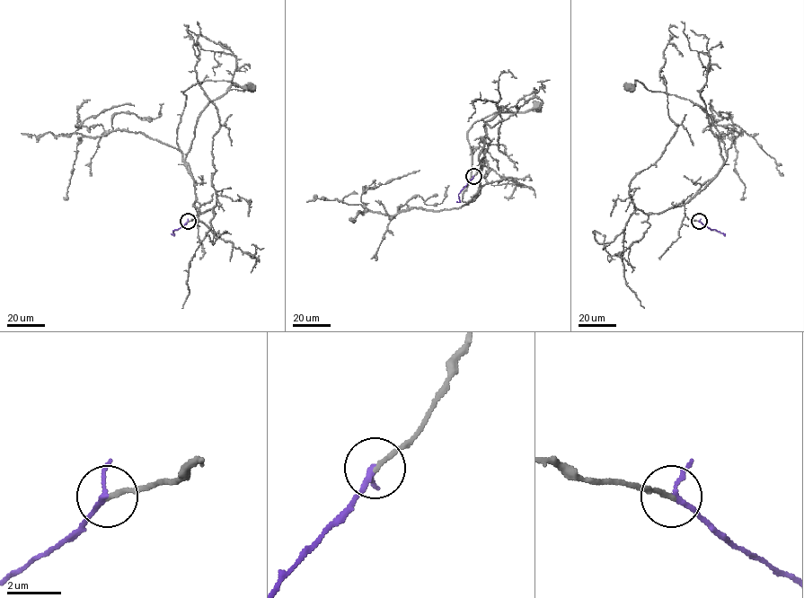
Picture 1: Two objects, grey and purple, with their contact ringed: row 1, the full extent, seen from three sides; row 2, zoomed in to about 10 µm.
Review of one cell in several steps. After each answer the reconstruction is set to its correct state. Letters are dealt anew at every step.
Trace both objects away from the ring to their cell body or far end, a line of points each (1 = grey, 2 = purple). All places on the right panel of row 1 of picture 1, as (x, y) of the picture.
1: (699, 221), (686, 217), (684, 205), (727, 158), (712, 118), (688, 100), (649, 90), (636, 80), (628, 85)
2: (699, 221), (724, 234)

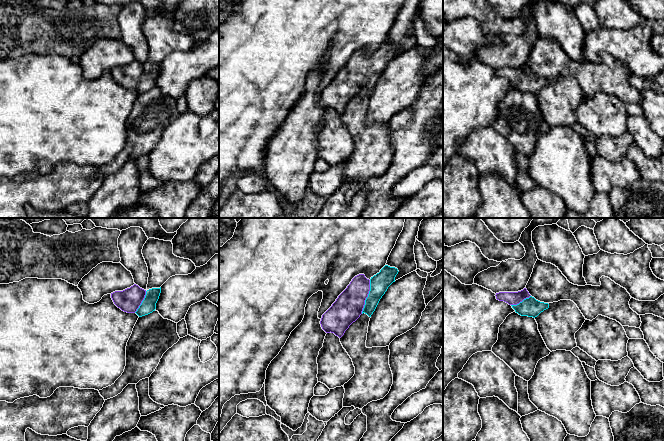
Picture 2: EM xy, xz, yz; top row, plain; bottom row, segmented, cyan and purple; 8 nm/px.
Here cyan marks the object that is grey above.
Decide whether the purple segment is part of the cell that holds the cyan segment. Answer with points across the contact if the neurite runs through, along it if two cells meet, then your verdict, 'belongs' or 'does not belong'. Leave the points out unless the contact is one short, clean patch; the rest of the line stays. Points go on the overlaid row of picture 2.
across xz (379, 283), (367, 297), (357, 298), (348, 307) | belongs

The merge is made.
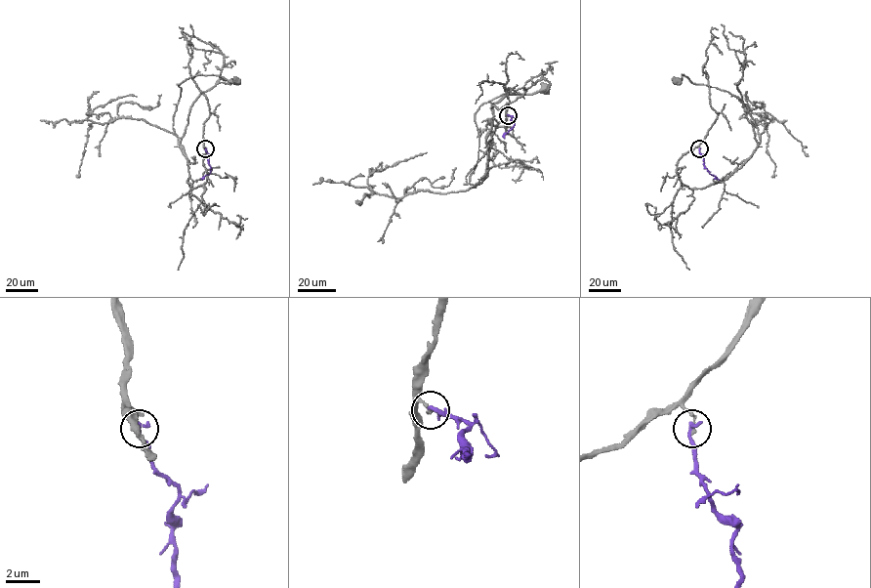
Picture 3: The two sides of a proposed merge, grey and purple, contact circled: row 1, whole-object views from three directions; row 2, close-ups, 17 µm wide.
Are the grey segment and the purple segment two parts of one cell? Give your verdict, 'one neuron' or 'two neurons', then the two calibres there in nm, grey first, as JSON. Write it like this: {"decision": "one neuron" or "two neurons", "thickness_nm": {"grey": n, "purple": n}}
{"decision": "two neurons", "thickness_nm": {"grey": 150, "purple": 280}}

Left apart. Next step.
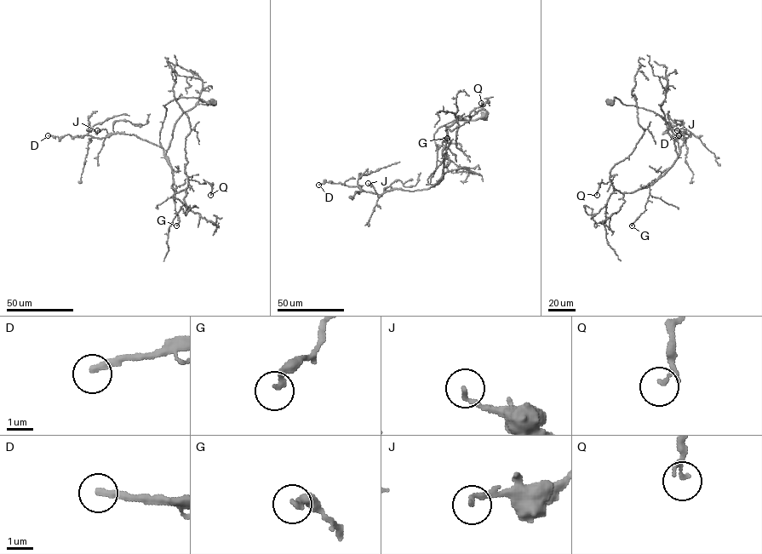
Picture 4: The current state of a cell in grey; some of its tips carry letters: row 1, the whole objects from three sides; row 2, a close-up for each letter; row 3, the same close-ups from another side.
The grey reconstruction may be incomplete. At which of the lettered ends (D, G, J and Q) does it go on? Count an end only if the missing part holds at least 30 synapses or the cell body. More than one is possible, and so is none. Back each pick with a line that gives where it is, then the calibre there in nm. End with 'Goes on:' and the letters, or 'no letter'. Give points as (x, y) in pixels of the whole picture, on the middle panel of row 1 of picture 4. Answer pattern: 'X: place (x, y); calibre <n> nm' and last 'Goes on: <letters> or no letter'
D: place (318, 185); calibre 240 nm
Goes on: D

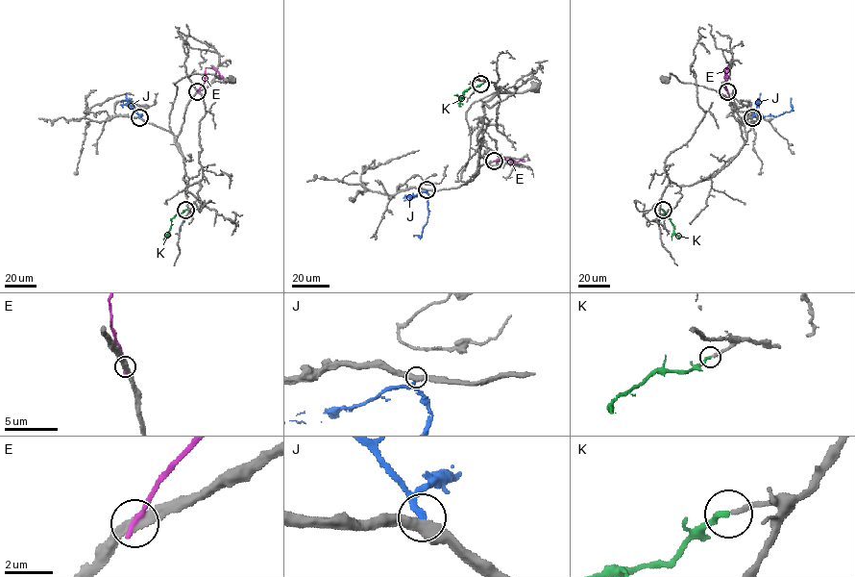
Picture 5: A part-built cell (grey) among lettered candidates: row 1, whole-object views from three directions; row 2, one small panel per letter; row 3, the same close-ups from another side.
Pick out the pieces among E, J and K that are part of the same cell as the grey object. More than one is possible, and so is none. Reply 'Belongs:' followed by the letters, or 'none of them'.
Belongs: K

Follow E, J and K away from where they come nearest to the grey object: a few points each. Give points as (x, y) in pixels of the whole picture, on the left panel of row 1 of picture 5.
E: (197, 91), (204, 82), (206, 67), (213, 68), (223, 78)
J: (139, 117), (141, 114), (135, 112), (128, 97)
K: (186, 210), (171, 219), (170, 229), (164, 240)

